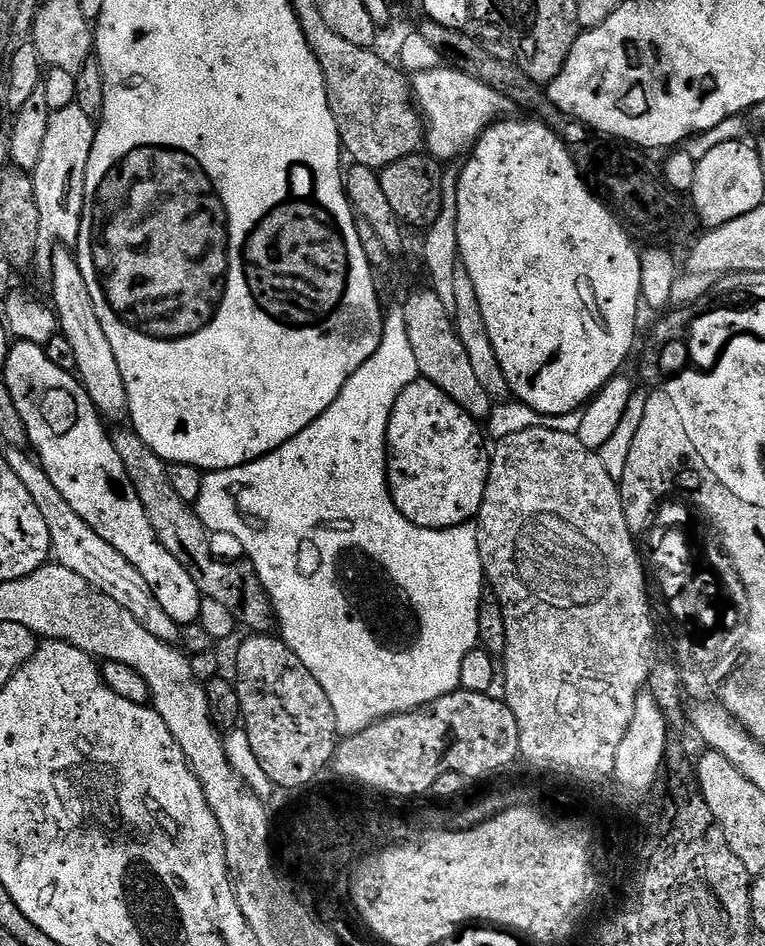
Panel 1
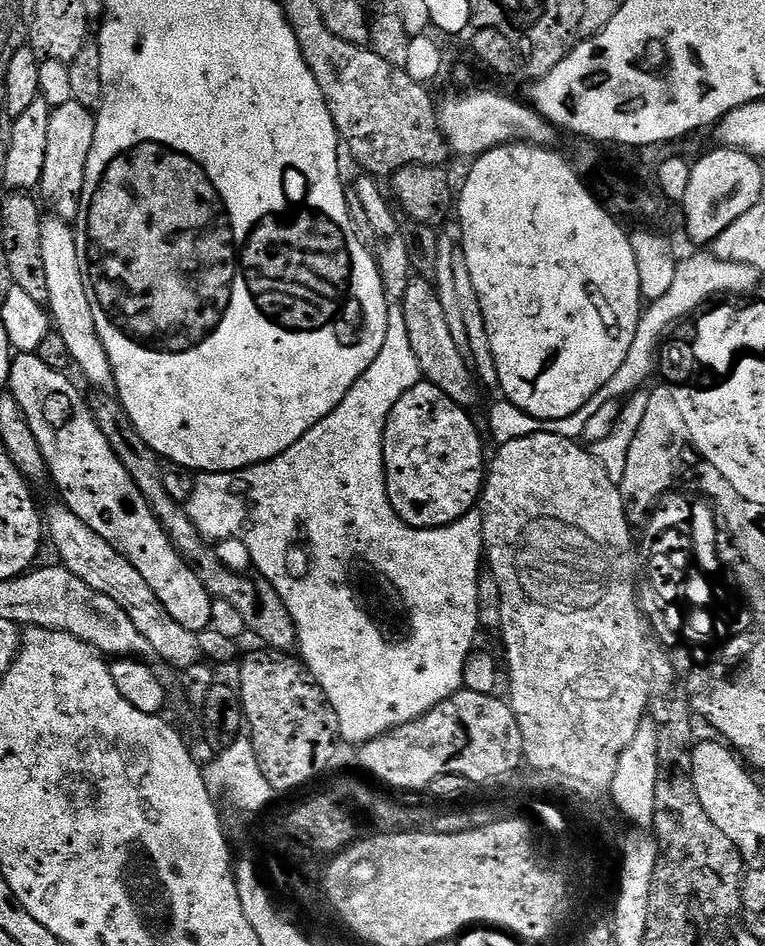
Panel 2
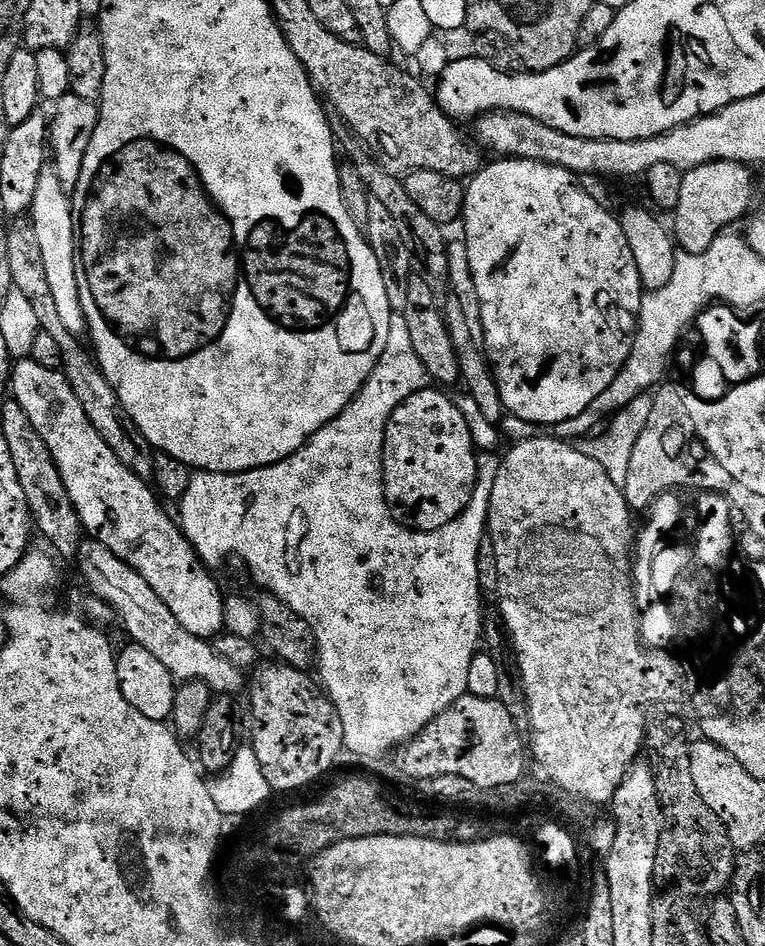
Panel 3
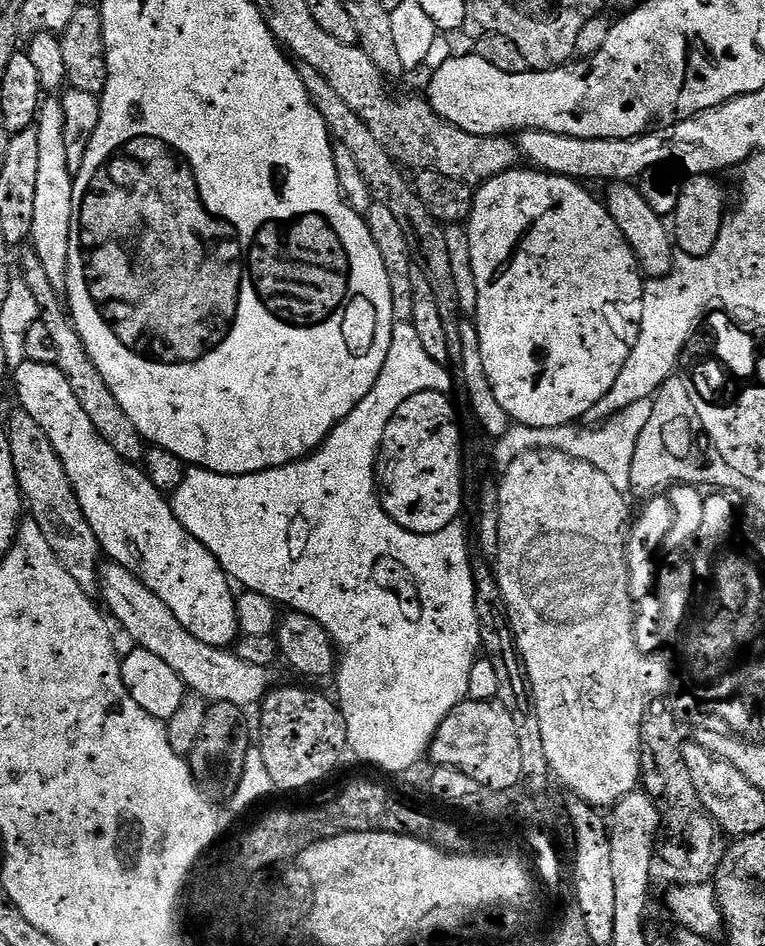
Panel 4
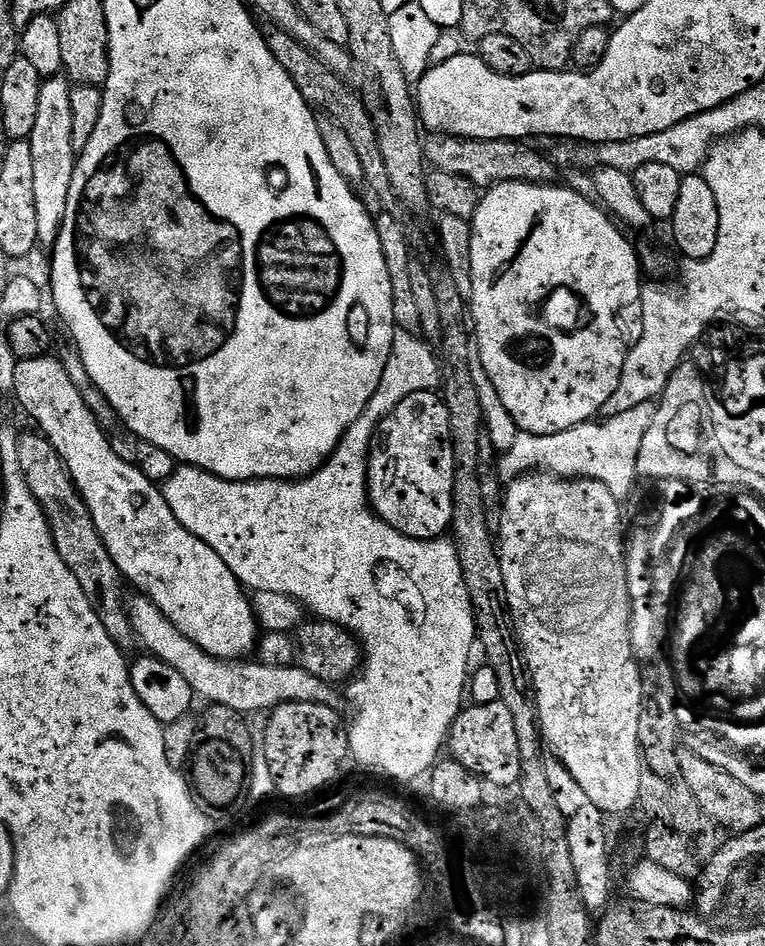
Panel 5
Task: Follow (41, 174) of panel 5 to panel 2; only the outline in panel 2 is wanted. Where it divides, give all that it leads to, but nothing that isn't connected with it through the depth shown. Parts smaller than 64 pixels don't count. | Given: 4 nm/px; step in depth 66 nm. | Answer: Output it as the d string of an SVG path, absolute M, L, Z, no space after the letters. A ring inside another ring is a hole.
M59 218L45 219L42 226L42 262L46 266L46 287L50 290L47 302L51 327L62 334L66 346L70 346L72 363L96 387L100 394L115 389L114 370L106 355L106 346L98 338L98 326L94 326L94 313L90 310L90 298L86 298L86 282L82 282L82 266L78 266L76 233L73 225Z

